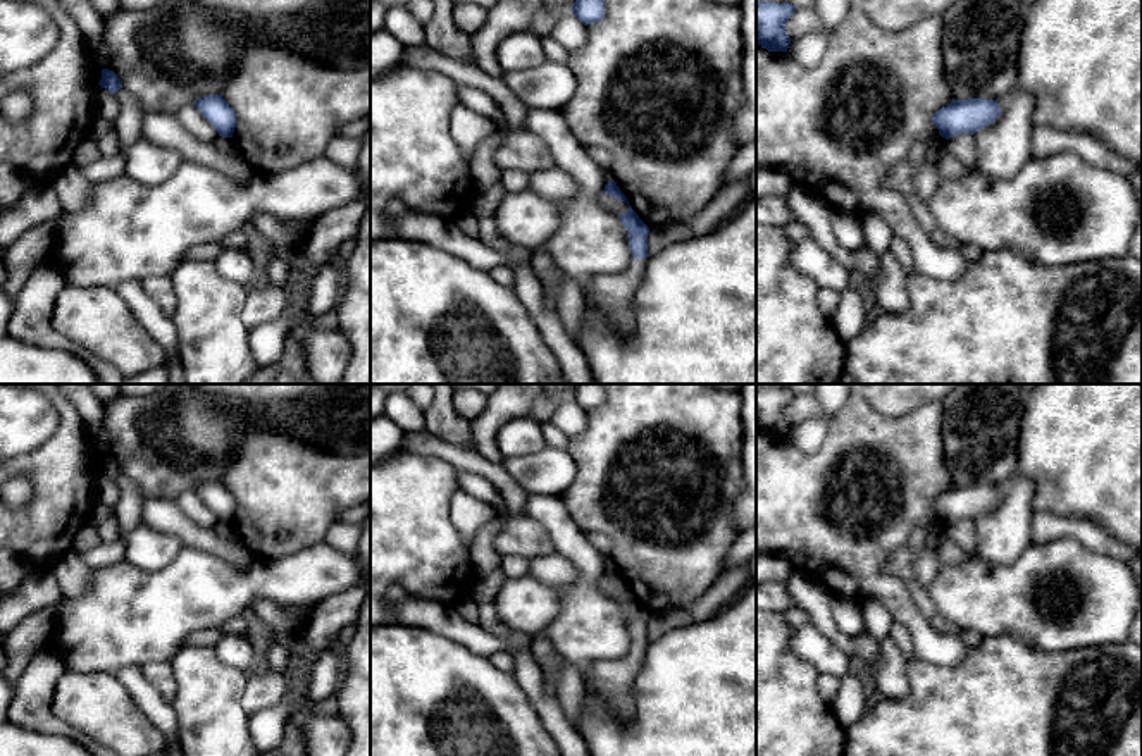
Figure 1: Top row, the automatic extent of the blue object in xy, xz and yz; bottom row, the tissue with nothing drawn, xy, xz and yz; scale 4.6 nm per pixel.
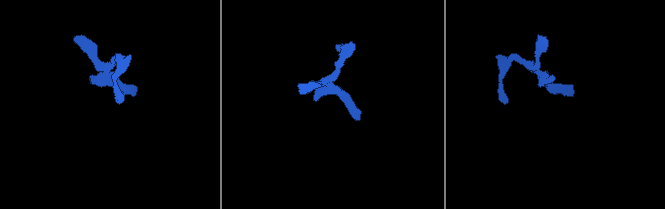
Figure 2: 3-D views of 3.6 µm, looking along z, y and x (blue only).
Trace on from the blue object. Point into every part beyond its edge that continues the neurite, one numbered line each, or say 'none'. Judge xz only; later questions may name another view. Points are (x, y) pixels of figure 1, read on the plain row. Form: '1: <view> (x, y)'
1: xz (612, 682)

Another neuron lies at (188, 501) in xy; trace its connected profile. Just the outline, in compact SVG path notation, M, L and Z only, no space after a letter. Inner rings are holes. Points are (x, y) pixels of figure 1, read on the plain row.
M195 489L181 493L176 498L176 503L183 510L183 513L202 529L214 529L219 524L219 518L200 499Z

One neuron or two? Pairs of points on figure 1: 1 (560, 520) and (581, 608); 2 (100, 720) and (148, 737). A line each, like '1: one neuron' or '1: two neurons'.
1: one neuron
2: one neuron

